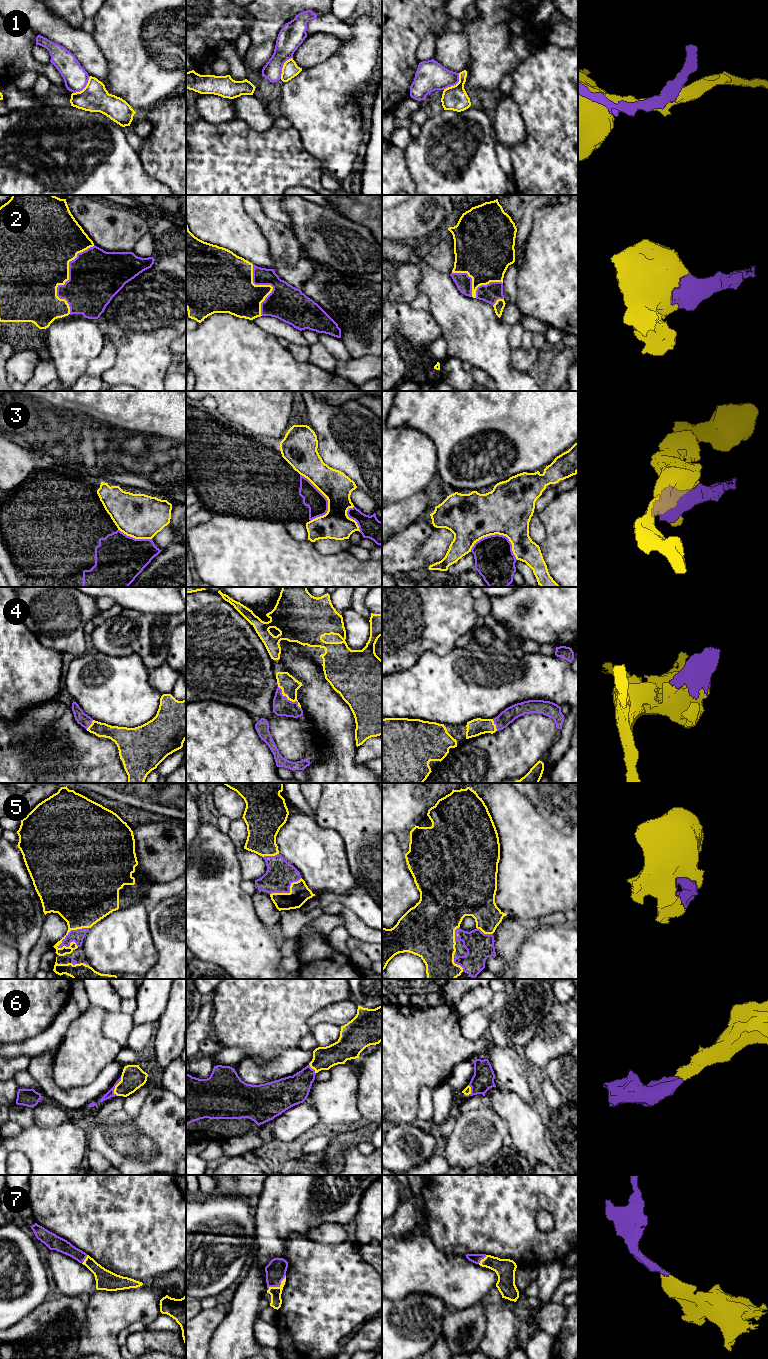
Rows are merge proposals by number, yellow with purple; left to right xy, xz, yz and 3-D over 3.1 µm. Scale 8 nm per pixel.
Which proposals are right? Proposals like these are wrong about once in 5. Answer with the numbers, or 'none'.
2, 4, 5, 6, 7

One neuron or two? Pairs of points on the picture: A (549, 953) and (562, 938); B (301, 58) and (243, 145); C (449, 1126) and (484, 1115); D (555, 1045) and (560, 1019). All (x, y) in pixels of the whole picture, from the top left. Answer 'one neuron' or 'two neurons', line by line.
A: one neuron
B: two neurons
C: two neurons
D: one neuron

